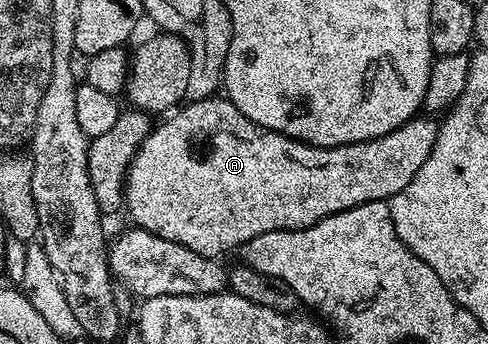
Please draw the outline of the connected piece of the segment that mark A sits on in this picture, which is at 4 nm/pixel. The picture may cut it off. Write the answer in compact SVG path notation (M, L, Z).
M214 95L202 101L182 104L176 112L169 116L164 118L166 121L158 129L156 126L147 135L147 139L141 144L131 163L129 174L125 177L124 208L126 210L129 208L130 215L137 220L134 222L140 228L146 229L147 232L159 235L163 239L171 239L175 243L183 243L183 247L191 247L191 251L199 251L199 255L204 257L218 259L224 258L224 253L229 253L232 249L233 252L240 250L241 246L247 244L251 239L255 239L255 235L267 235L271 231L306 229L331 215L347 211L351 207L359 207L363 203L372 201L388 201L389 198L399 195L399 191L403 191L403 187L407 187L407 183L411 183L411 179L415 179L419 167L423 167L423 163L427 163L427 159L435 147L439 128L438 122L432 116L418 115L410 117L407 123L403 123L395 131L391 131L379 139L347 143L339 147L319 147L296 141L287 135L271 131L267 127L259 127L259 123L247 119L247 115L243 115L243 111L239 111L239 107L235 107L235 103L231 103L224 95Z

